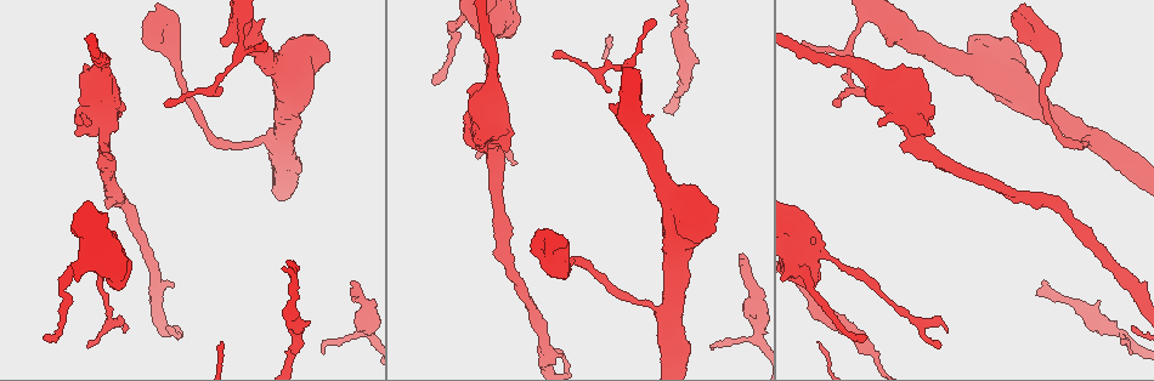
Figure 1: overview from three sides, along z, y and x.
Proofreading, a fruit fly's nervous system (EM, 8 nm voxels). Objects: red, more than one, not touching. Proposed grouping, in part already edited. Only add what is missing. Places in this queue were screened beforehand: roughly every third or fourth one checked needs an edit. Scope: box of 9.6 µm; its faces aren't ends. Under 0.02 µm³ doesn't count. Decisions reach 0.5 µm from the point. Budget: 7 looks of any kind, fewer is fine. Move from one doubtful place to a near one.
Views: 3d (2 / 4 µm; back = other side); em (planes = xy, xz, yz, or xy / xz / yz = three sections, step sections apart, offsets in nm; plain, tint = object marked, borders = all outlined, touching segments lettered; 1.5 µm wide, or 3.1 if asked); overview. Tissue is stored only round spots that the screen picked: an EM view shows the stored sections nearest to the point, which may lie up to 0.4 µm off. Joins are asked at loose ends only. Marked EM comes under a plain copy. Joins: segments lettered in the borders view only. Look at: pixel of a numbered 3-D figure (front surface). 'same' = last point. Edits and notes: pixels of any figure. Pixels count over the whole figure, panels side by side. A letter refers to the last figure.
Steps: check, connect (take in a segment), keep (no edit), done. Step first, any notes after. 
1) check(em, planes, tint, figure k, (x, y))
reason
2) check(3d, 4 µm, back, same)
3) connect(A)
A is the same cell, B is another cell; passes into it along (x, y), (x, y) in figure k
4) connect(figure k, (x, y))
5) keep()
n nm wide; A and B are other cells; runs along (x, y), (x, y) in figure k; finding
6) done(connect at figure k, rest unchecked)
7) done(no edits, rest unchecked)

check(3d, 2 µm, figure 1, (324, 351))
thin end

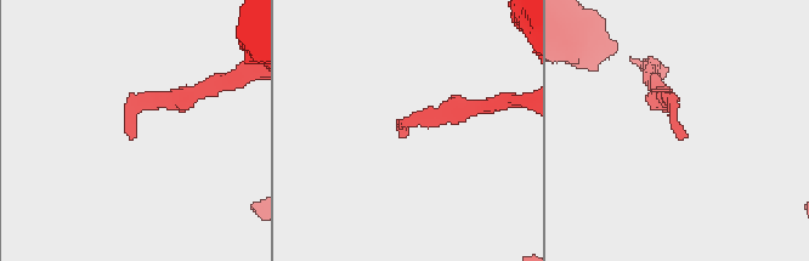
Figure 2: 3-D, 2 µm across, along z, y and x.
check(em, planes, borders, figure 2, (686, 134))
shape alone is not enough

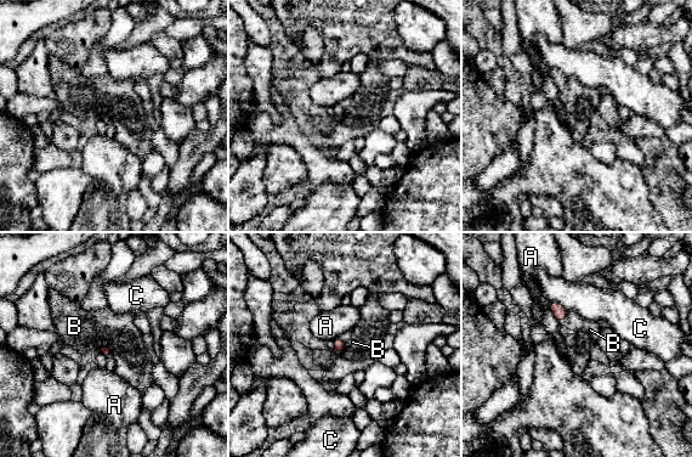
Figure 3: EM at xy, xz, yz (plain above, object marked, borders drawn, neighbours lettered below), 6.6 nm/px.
keep()
A, B and C are other cells; border along (568, 311), (561, 323) in figure 3; none of them fits

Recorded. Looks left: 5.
check(em, xy, step 4, borders, figure 1, (938, 348))
an open end

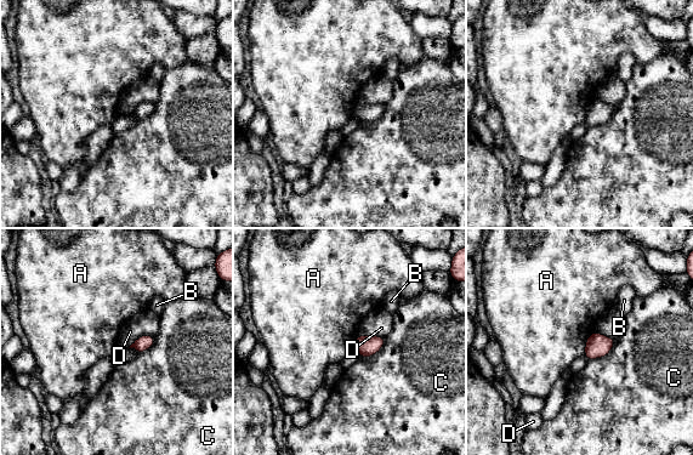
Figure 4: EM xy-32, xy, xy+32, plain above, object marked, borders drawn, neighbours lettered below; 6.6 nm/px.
check(em, xz, step 8, borders, same)
another direction

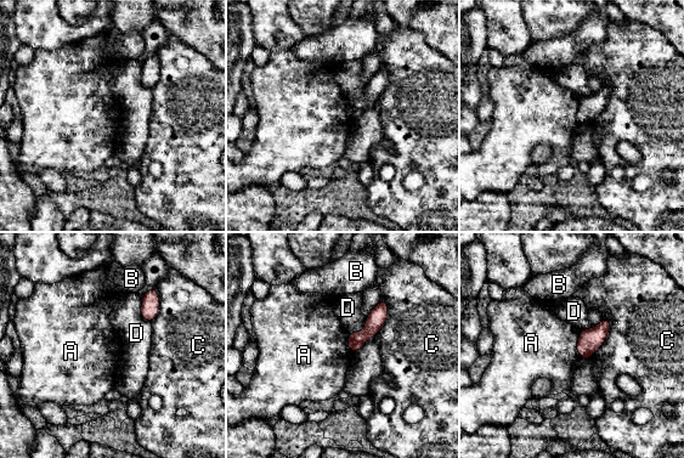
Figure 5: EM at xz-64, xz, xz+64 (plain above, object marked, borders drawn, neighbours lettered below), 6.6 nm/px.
keep()
150 nm wide; C touches over 320 nm; A, B, C and D are other cells; none of them fits

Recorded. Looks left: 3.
check(em, xy, step 4, borders, figure 1, (654, 23))
free end

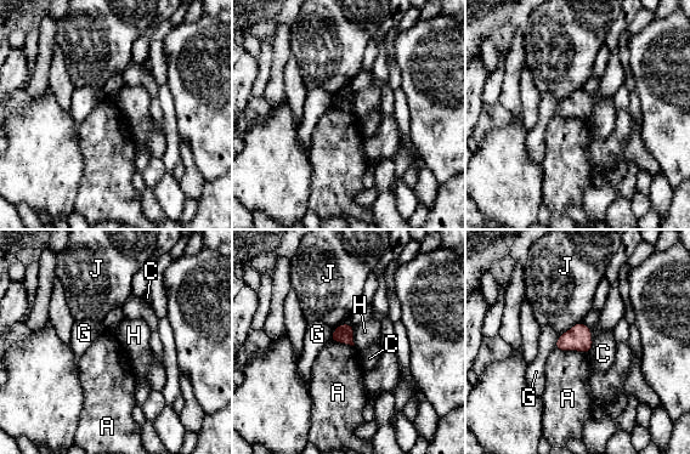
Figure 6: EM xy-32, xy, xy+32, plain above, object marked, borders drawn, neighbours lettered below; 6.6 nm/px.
keep()
A, C, G, H and J are other cells; border along (593, 345), (589, 352) in figure 6; none of them fits

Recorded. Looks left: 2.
done(no edits, rest unchecked)

